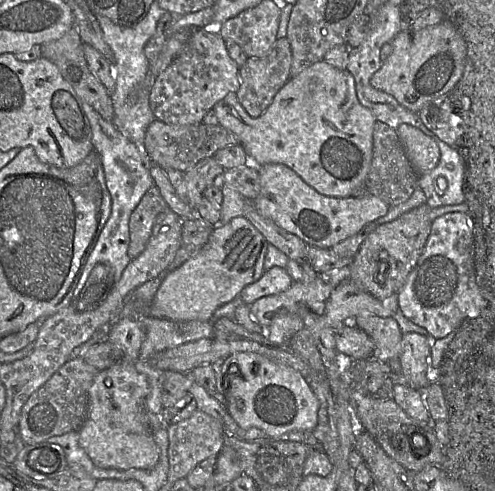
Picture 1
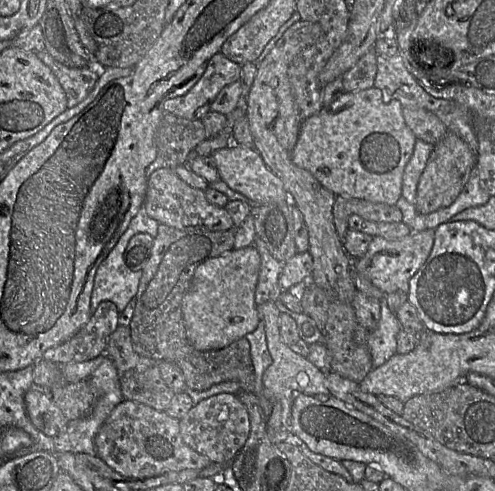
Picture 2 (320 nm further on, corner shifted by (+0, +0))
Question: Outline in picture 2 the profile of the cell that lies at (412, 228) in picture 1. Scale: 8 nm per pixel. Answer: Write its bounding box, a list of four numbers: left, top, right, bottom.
[414,131,476,214]

